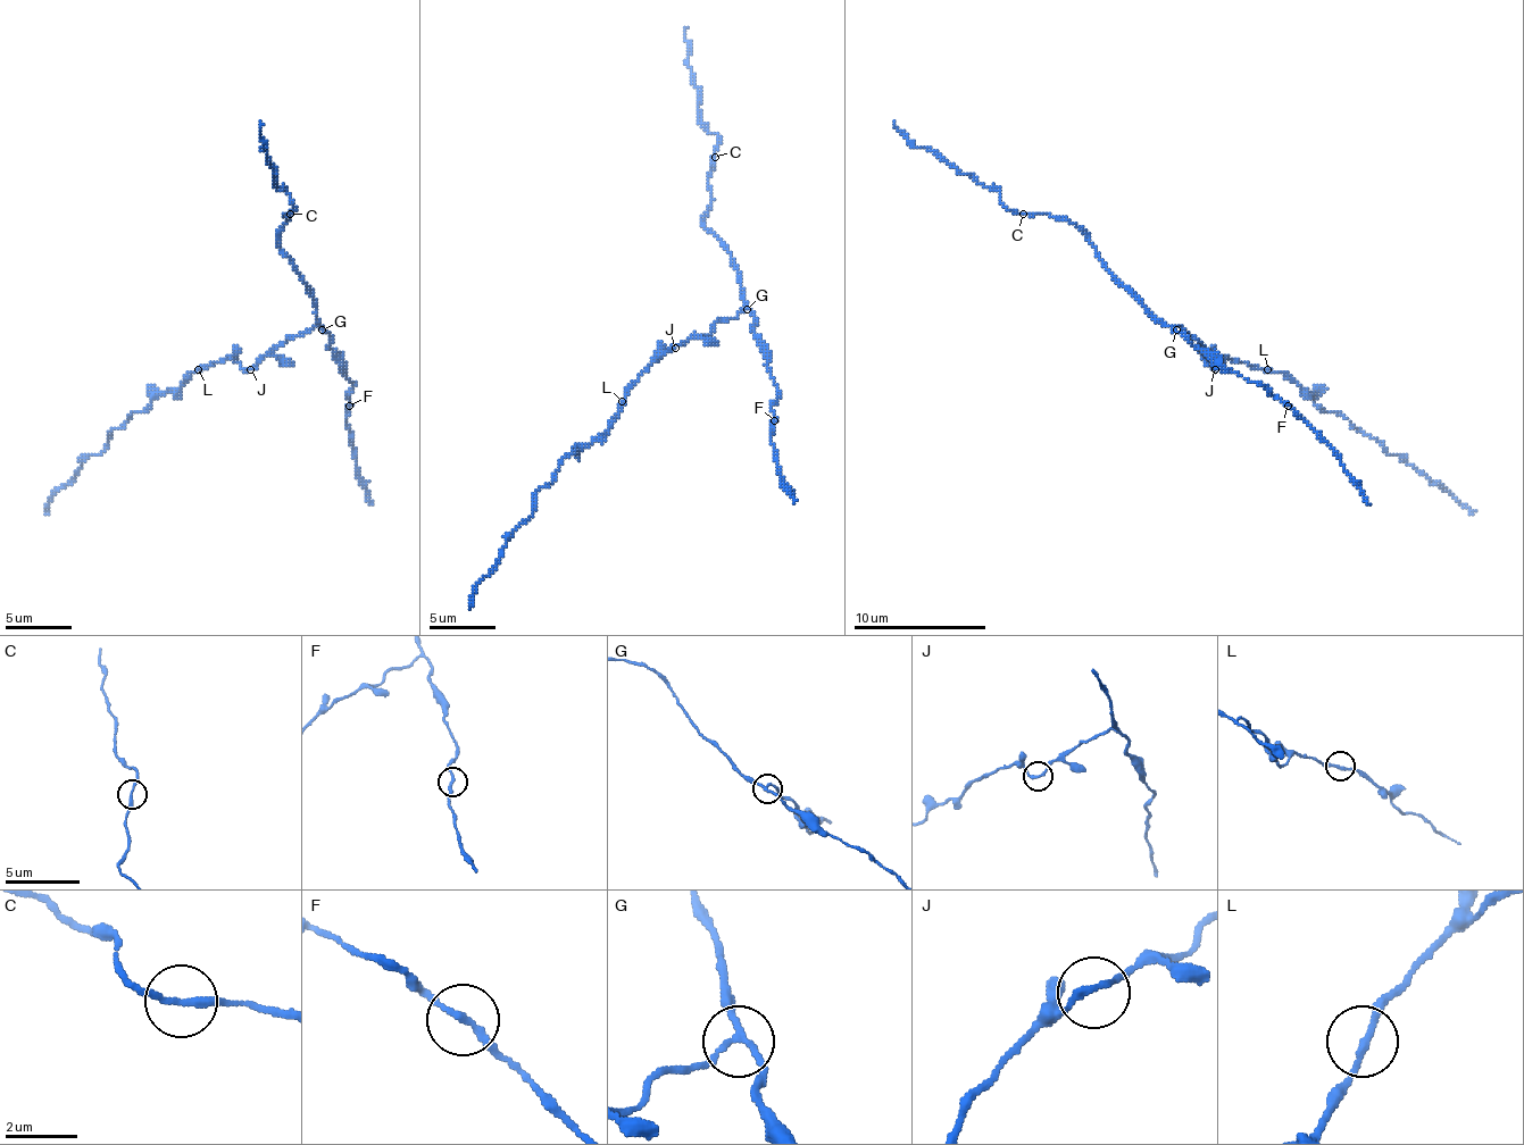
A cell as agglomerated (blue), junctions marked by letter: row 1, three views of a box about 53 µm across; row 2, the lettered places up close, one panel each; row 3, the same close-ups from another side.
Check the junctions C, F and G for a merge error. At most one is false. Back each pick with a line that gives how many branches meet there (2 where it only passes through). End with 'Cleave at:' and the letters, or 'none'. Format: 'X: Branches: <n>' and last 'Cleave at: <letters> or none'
G: Branches: 3
Cleave at: G

